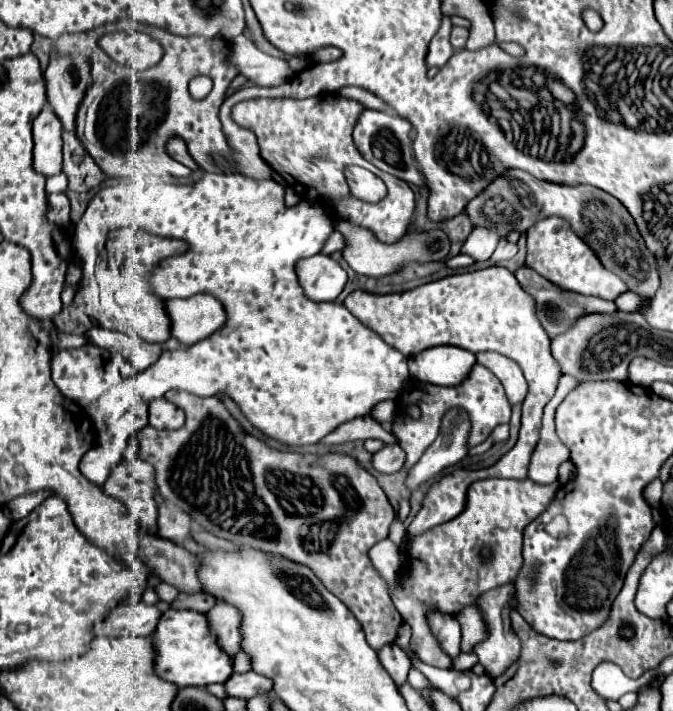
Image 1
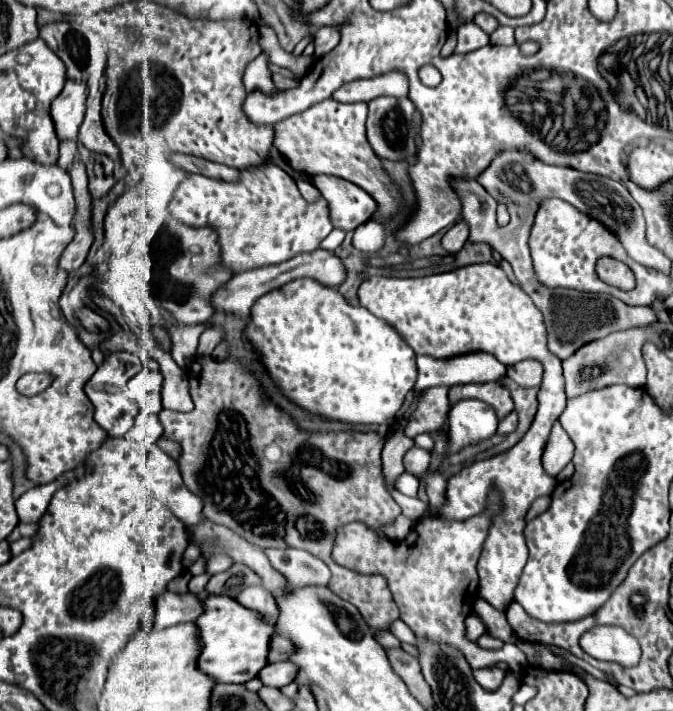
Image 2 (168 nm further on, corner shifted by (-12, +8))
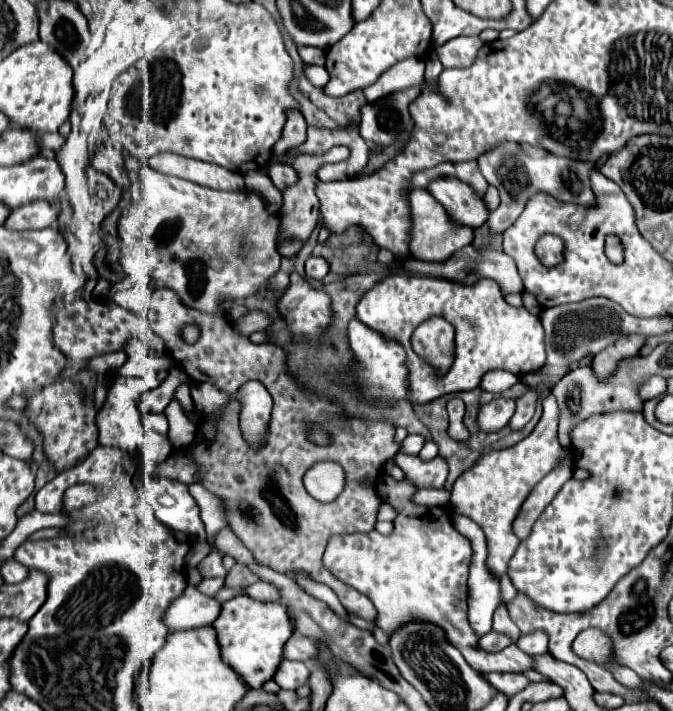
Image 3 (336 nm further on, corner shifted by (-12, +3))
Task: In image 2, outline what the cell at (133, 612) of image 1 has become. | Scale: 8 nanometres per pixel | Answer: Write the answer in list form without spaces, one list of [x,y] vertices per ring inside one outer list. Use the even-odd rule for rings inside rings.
[[[162,593],[154,603],[154,627],[164,629],[178,623],[190,623],[202,613],[202,603],[196,595],[184,593]]]

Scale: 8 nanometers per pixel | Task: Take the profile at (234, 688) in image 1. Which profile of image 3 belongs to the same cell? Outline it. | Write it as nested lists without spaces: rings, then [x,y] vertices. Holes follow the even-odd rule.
[[[282,660],[274,680],[284,690],[296,690],[298,686],[304,686],[308,682],[308,676],[310,676],[310,670],[308,670],[308,666],[304,662]]]

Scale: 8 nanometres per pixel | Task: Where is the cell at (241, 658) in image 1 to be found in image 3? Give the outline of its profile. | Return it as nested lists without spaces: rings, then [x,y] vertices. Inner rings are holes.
[[[292,636],[284,648],[284,658],[288,660],[300,660],[300,662],[310,662],[316,658],[316,642],[308,640],[306,636]],[[306,656],[306,660],[302,660]],[[312,656],[312,658],[308,658]]]

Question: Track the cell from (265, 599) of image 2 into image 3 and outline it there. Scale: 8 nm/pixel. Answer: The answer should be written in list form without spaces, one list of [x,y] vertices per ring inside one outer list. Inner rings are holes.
[[[258,580],[256,584],[248,586],[246,588],[246,594],[250,598],[256,598],[256,600],[264,600],[264,602],[278,602],[280,600],[280,592],[274,584],[270,582],[264,582],[264,580]]]

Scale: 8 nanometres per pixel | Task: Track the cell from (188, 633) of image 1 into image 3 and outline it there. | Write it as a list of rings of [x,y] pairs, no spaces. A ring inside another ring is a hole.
[[[236,596],[224,602],[218,620],[214,622],[218,630],[218,642],[224,660],[242,676],[242,680],[252,688],[262,688],[264,682],[274,678],[282,662],[282,650],[292,636],[292,618],[282,602],[260,602],[250,596]]]

